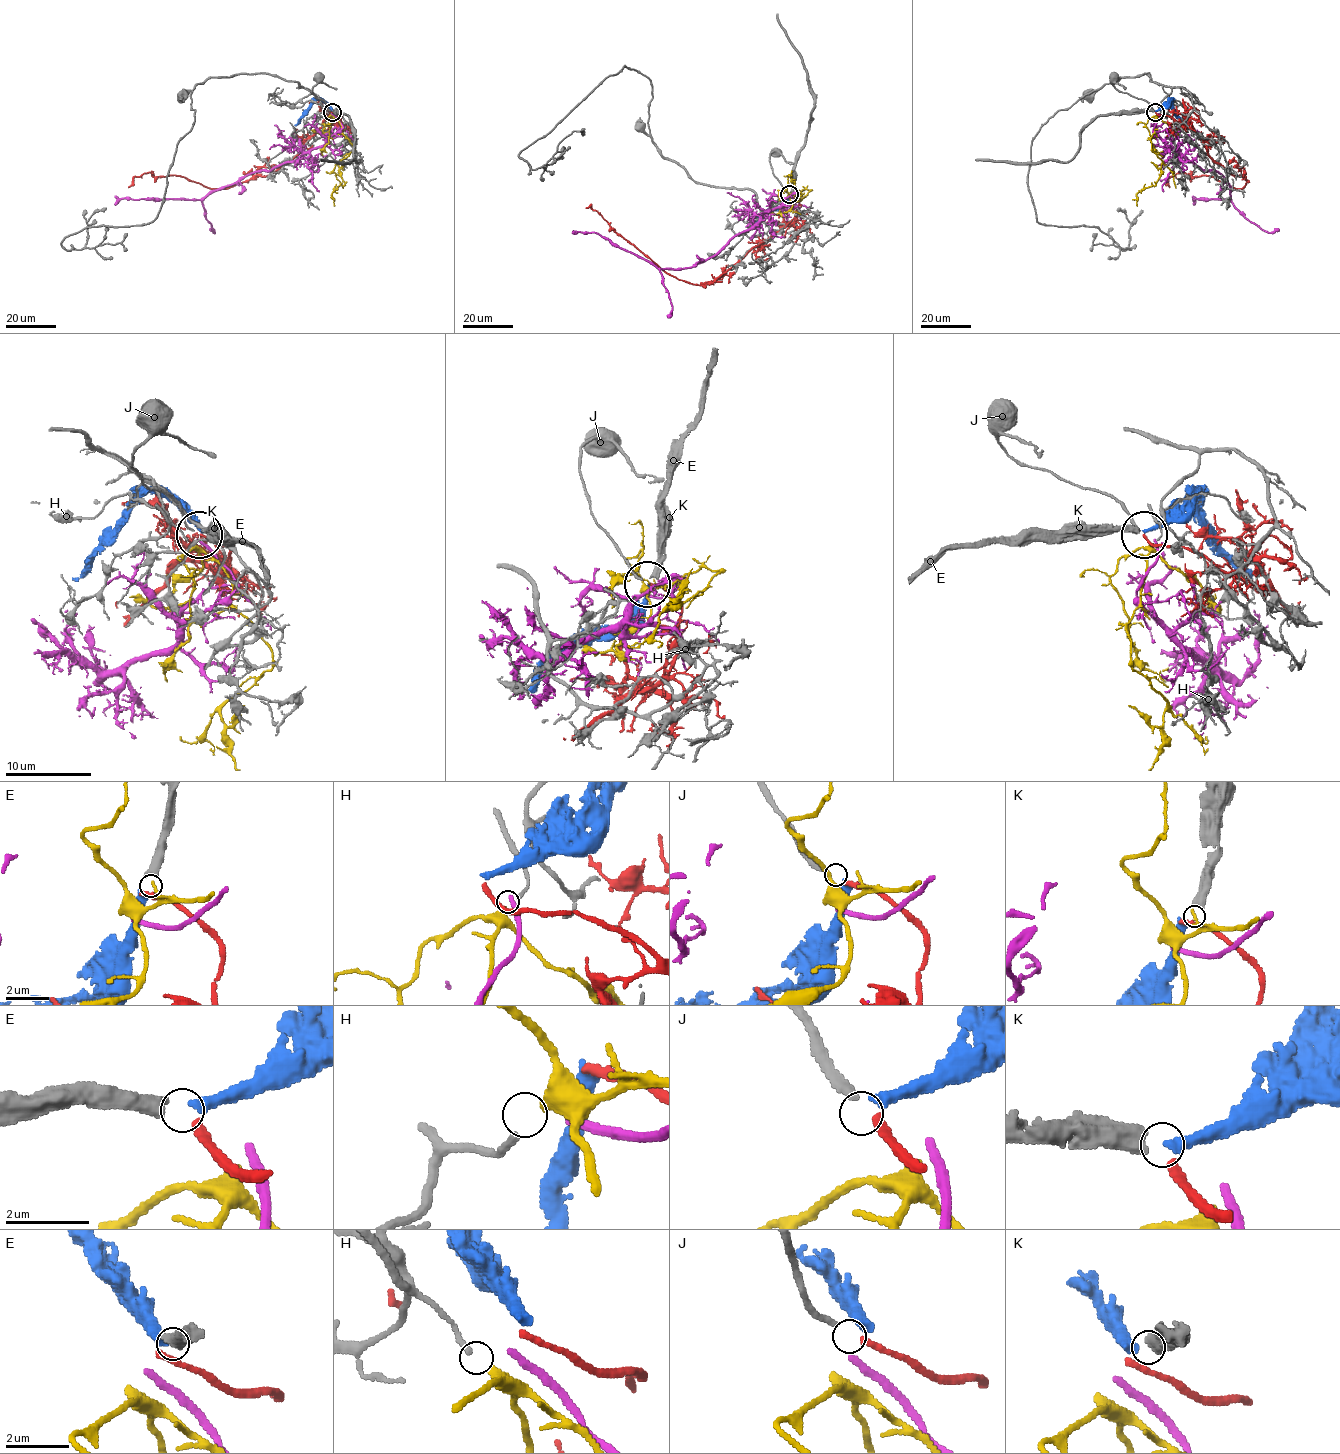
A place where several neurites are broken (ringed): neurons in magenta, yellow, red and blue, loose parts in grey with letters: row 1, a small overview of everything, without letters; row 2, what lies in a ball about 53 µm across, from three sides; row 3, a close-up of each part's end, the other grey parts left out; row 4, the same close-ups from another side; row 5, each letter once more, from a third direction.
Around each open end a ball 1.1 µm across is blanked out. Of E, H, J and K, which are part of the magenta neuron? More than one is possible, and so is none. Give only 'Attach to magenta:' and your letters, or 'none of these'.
Attach to magenta: none of these

